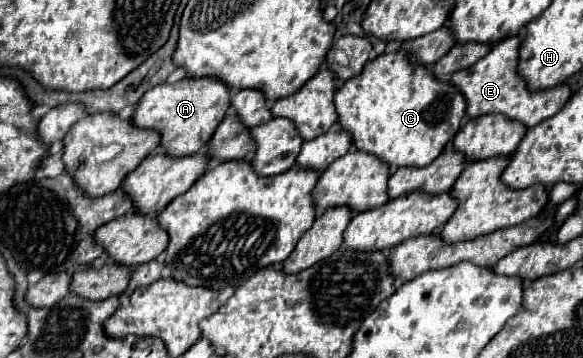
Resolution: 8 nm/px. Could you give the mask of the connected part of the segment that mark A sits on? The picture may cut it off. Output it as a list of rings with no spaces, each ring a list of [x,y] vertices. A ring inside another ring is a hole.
[[[184,78],[174,84],[160,84],[150,88],[136,104],[132,124],[144,130],[156,130],[160,134],[162,152],[170,158],[184,158],[200,152],[216,126],[228,110],[230,90],[224,90],[214,78]]]

